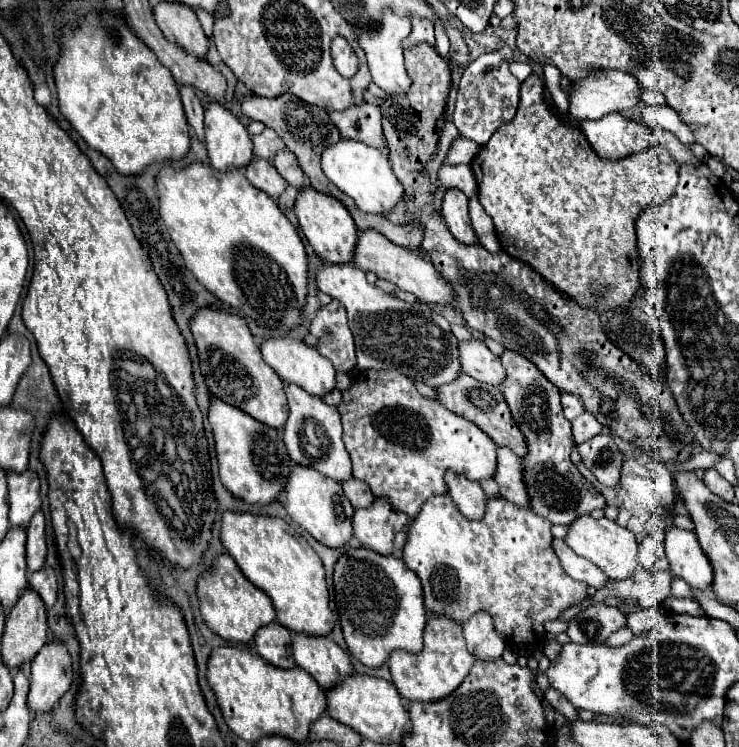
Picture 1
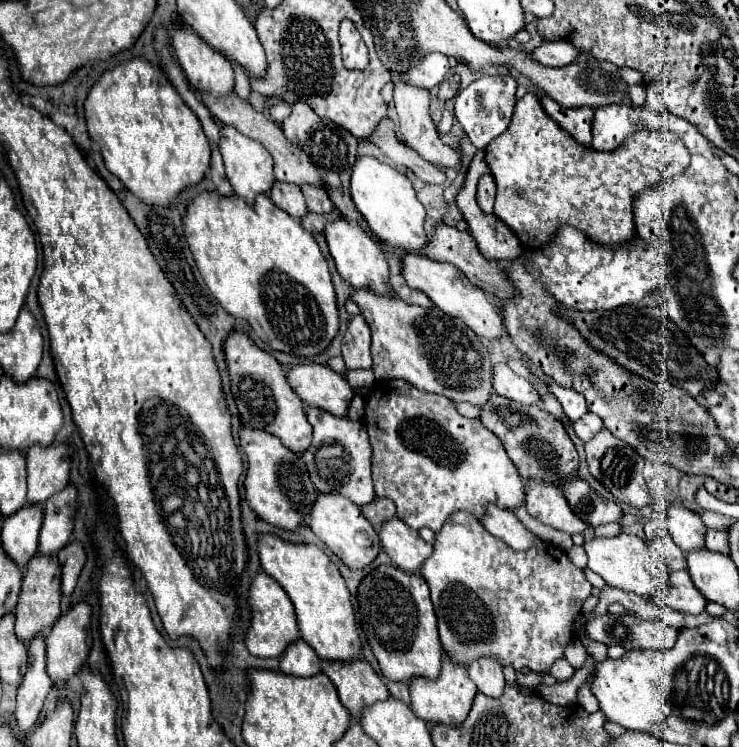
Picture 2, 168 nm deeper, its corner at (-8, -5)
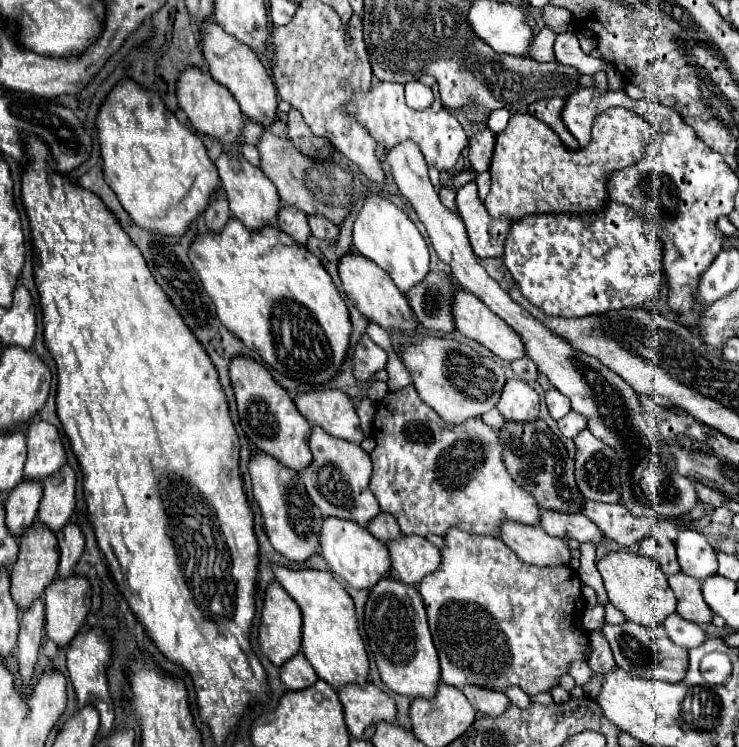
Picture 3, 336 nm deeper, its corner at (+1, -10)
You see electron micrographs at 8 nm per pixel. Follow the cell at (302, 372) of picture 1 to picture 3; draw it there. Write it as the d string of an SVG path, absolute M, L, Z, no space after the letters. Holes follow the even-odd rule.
M338 389L310 391L294 399L298 411L312 427L322 427L328 435L360 445L364 435L350 397Z

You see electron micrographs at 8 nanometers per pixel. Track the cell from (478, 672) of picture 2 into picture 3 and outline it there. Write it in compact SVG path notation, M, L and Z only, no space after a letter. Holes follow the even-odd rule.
M464 687L462 691L470 705L482 715L502 715L510 705L510 699L500 691L490 691L484 687Z

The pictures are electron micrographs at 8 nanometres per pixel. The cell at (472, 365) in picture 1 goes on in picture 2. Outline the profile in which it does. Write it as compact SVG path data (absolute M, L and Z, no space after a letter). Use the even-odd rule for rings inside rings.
M507 364L493 366L493 390L499 396L505 396L515 402L523 402L523 404L539 402L537 390L525 378L511 372L511 368Z

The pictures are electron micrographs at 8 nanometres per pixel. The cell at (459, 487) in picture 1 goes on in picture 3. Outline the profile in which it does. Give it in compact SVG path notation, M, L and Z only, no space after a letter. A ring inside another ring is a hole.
M502 523L502 541L524 561L540 567L568 565L572 555L568 545L550 537L542 527L524 523Z

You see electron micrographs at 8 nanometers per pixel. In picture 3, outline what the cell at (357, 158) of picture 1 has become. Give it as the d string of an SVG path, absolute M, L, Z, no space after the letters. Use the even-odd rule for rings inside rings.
M370 195L364 201L364 207L356 217L354 247L360 255L364 255L366 259L370 259L378 267L382 267L394 279L394 283L398 285L398 289L402 293L408 293L430 271L428 245L426 245L424 237L420 235L420 231L416 229L416 225L394 203L378 197L378 195Z

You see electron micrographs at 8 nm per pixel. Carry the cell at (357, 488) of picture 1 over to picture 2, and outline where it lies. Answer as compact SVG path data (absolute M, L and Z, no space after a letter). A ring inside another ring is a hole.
M375 498L375 502L361 506L361 512L373 526L377 526L395 516L395 504L389 498Z

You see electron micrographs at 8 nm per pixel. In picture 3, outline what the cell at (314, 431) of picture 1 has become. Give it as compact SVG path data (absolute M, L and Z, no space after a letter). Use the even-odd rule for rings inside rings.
M320 427L312 429L310 451L314 463L300 475L310 499L316 503L324 517L338 517L366 527L380 513L380 505L368 487L372 475L370 455L360 445L326 435L326 431L320 431Z

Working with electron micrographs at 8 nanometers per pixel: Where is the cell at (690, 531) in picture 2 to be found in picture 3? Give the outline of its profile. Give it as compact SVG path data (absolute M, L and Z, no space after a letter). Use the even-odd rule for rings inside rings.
M680 531L676 539L676 551L680 567L686 575L704 581L718 575L716 551L710 547L708 539L696 531Z

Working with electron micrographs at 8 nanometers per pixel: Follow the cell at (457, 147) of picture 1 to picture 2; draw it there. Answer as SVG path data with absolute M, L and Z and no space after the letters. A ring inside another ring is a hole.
M393 74L393 102L395 102L395 110L399 114L399 132L405 140L405 144L409 148L413 148L415 152L419 152L419 156L423 156L427 162L435 164L435 166L443 166L443 168L457 168L463 164L463 154L457 148L445 146L439 140L439 134L435 130L435 124L431 120L429 114L429 102L431 102L431 94L425 88L417 88L411 86L409 82L405 82L401 78L401 74Z

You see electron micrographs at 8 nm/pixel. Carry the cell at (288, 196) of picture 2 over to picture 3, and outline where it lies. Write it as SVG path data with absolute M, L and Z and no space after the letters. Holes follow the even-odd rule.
M282 207L282 215L278 217L278 227L300 245L306 245L308 237L312 235L308 217L302 215L302 211L294 211L294 207Z

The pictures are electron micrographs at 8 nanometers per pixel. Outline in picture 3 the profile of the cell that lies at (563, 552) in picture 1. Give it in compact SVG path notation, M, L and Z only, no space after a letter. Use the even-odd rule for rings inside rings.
M676 613L670 615L670 619L666 619L664 629L666 629L666 633L670 635L670 639L672 639L678 647L684 647L684 649L700 647L700 645L706 641L706 633L702 631L700 625L696 625L696 623L692 623L692 621L686 621L686 619L678 617Z

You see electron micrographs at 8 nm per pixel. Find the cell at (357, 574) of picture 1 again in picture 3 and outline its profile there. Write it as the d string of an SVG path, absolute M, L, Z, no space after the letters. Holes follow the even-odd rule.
M382 581L378 583L366 603L366 623L364 623L370 649L376 657L376 665L382 681L400 695L432 699L440 685L440 663L438 653L428 631L424 603L420 593L402 581Z

